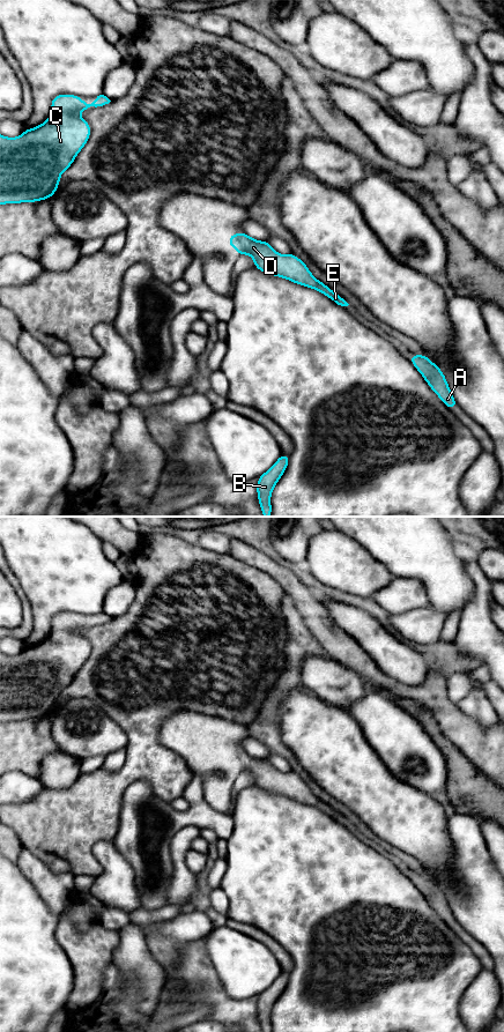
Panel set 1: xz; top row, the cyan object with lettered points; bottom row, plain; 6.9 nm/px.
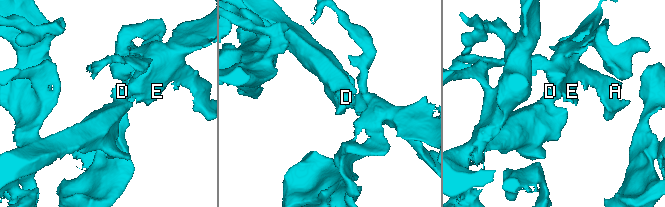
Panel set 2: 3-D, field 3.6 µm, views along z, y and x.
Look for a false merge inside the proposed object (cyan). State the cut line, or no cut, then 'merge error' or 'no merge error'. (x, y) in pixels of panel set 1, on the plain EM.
no cut | no merge error

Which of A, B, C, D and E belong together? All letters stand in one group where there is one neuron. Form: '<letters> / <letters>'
A B C D E

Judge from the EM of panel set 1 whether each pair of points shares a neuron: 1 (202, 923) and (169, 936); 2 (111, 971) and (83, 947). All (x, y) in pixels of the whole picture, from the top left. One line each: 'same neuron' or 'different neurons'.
1: same neuron
2: different neurons

